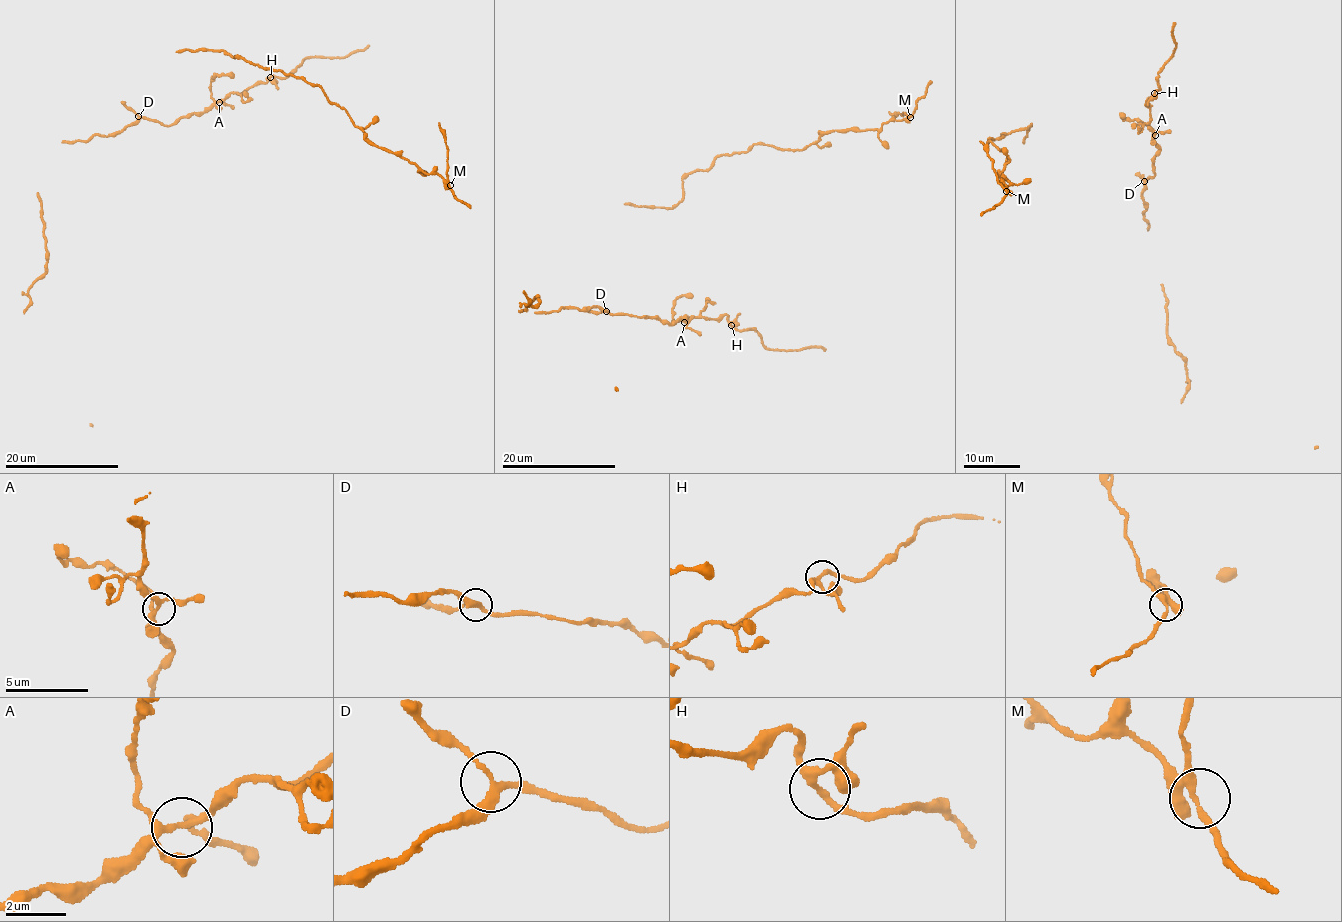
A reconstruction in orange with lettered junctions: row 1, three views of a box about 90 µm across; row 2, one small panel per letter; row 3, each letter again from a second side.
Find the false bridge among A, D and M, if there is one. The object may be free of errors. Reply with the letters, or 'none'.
none

